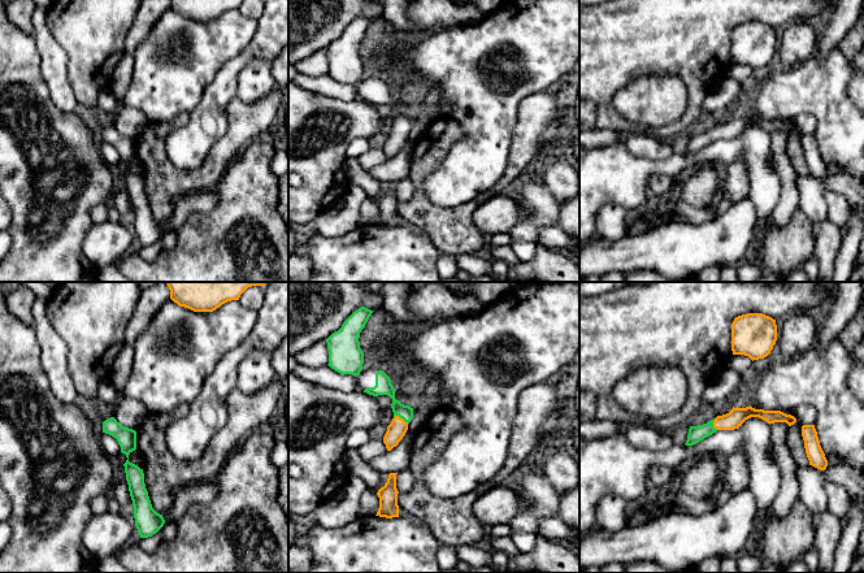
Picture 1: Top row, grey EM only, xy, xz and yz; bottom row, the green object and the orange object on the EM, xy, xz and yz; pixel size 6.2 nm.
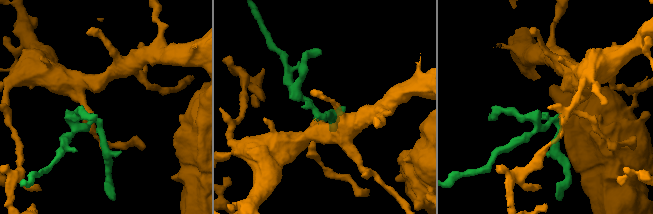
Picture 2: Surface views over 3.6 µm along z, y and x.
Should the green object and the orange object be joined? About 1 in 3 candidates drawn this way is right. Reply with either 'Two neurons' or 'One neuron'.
One neuron

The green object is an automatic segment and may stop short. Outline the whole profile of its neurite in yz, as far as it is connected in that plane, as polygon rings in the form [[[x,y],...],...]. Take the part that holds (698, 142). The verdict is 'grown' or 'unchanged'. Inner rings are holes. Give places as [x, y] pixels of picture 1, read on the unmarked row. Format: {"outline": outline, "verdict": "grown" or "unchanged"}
{"outline": [[[751,114],[746,117],[734,117],[722,125],[708,130],[707,133],[690,135],[686,155],[692,155],[703,149],[704,147],[712,144],[717,139],[734,139],[742,135],[742,133],[751,127],[759,126],[767,130],[769,134],[774,131],[786,131],[789,135],[796,131],[796,127],[791,123],[786,123],[781,120],[764,120],[755,118]]], "verdict": "grown"}

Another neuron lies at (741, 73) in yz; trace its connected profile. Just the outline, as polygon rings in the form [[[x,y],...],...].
[[[731,64],[725,74],[735,79],[738,83],[744,83],[747,79],[752,77],[752,69],[744,64]]]

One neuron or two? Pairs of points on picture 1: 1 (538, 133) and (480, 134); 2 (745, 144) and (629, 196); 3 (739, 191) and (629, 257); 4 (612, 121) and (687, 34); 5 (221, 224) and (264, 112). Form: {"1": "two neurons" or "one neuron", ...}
{"1": "two neurons", "2": "one neuron", "3": "two neurons", "4": "one neuron", "5": "two neurons"}

